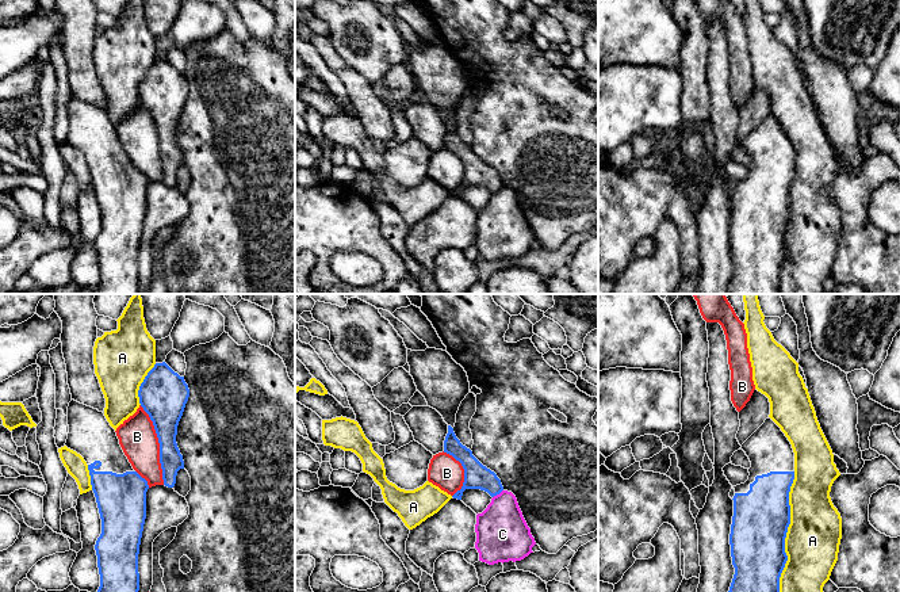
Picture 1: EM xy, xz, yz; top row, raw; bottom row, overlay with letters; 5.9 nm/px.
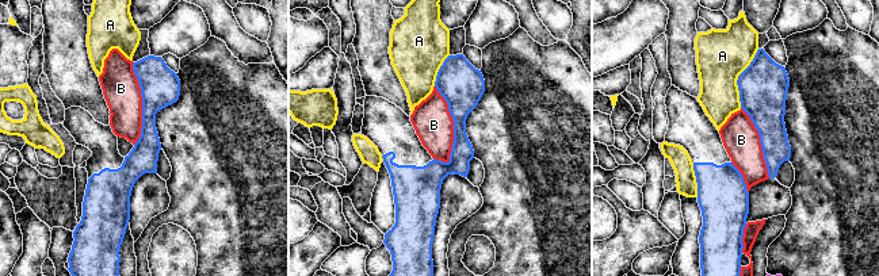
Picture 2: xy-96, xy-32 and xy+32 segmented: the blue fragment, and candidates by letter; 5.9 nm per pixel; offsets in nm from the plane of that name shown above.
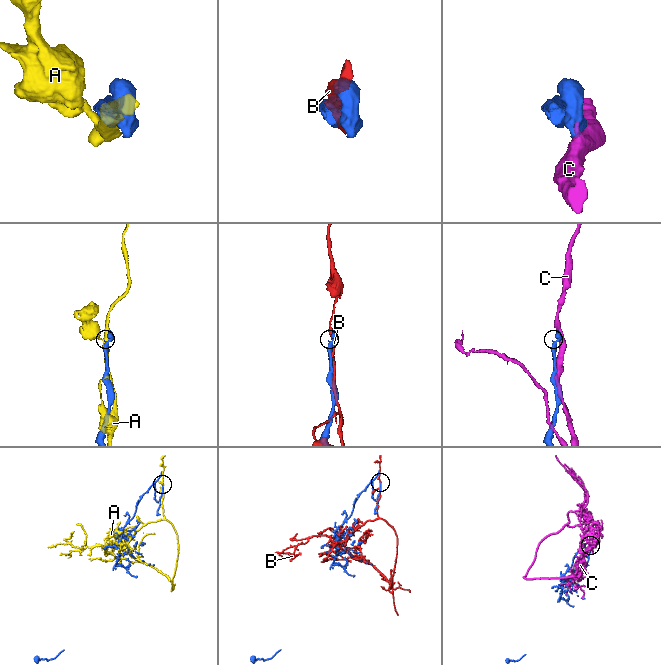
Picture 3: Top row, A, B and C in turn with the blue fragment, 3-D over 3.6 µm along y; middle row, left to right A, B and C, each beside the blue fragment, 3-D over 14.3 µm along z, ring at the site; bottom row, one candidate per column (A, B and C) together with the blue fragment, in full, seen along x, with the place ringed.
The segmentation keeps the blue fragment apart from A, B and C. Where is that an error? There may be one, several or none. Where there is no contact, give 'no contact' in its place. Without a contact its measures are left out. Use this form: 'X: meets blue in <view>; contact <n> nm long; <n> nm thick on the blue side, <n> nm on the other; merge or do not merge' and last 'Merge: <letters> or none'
A: meets blue in yz; contact 750 nm long; 340 nm thick on the blue side, 320 nm on the other; do not merge
B: meets blue in xy; contact 500 nm long; 240 nm thick on the blue side, 220 nm on the other; do not merge
C: meets blue in xz; contact 80 nm long; 150 nm thick on the blue side, 320 nm on the other; do not merge
Merge: none

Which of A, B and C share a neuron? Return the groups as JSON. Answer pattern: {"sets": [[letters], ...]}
{"sets": [["A"], ["B"], ["C"]]}

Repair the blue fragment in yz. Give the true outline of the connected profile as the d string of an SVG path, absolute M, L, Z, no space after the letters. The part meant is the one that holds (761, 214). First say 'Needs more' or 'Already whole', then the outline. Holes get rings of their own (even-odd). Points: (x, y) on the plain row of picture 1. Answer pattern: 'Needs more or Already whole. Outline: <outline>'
Needs more. Outline: M769 114L740 144L751 158L748 176L734 183L729 230L735 271L729 294L780 294L780 274L788 257L785 234L790 221L789 188L794 176L794 149L781 125Z

